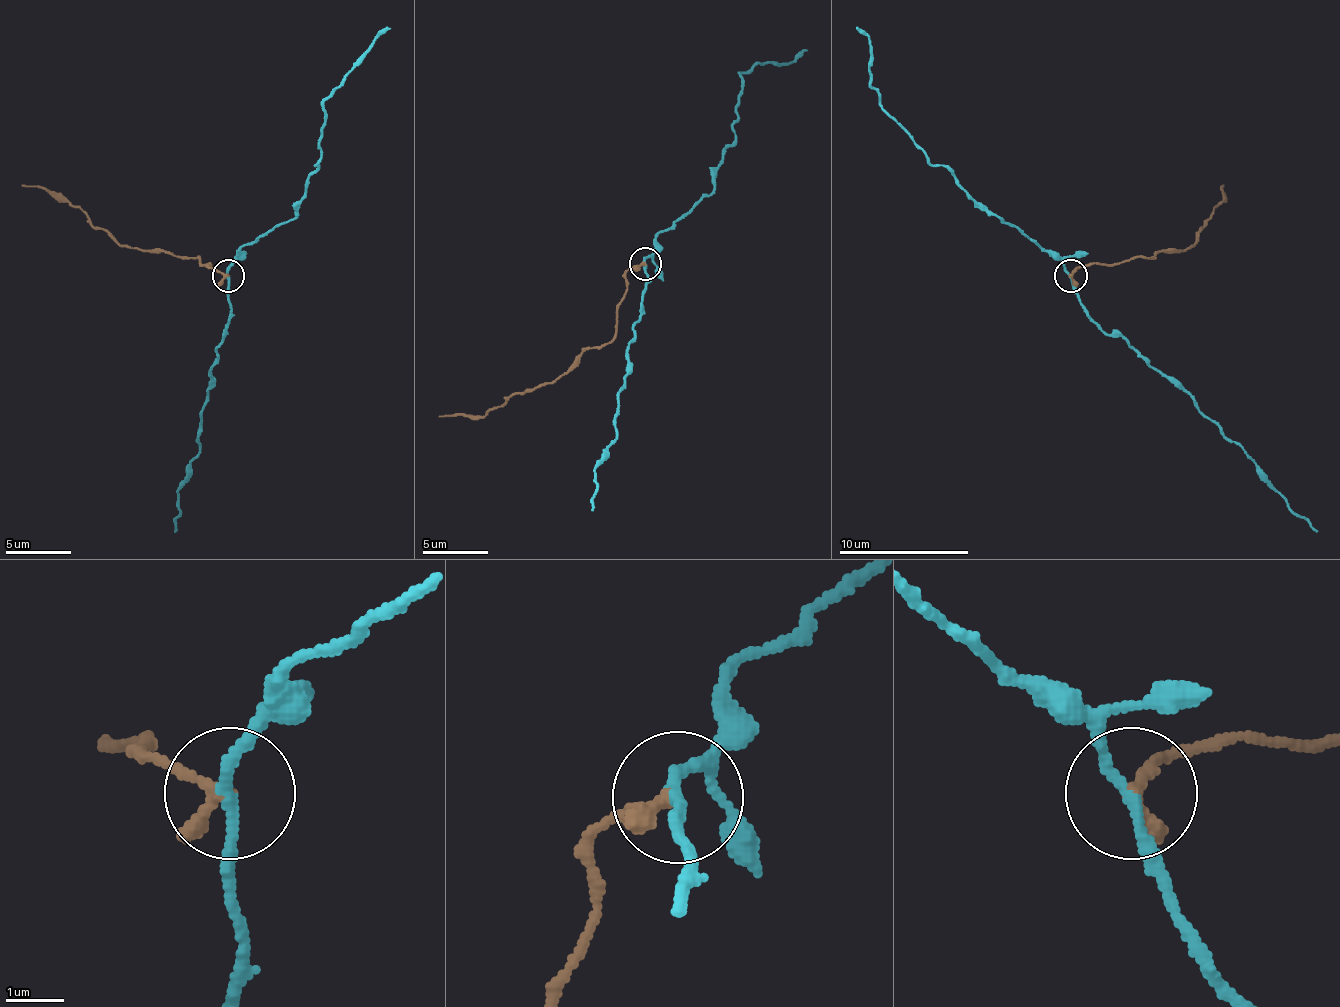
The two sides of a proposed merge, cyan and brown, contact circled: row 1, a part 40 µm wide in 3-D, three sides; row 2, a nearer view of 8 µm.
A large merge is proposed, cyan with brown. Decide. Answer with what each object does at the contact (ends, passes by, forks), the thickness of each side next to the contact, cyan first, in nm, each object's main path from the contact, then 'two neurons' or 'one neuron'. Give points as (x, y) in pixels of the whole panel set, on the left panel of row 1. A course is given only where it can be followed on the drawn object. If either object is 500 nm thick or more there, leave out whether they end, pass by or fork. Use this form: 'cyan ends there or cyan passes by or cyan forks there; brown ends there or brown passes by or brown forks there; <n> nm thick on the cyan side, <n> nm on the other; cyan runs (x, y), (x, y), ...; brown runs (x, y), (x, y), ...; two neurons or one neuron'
cyan passes by; brown ends there; 180 nm thick on the cyan side, 280 nm on the other; cyan runs (227, 275), (243, 245), (253, 245), (295, 216), (295, 203), (318, 167), (325, 106), (390, 27); brown runs (227, 275), (198, 258), (133, 249), (97, 229), (65, 200), (22, 184); two neurons

